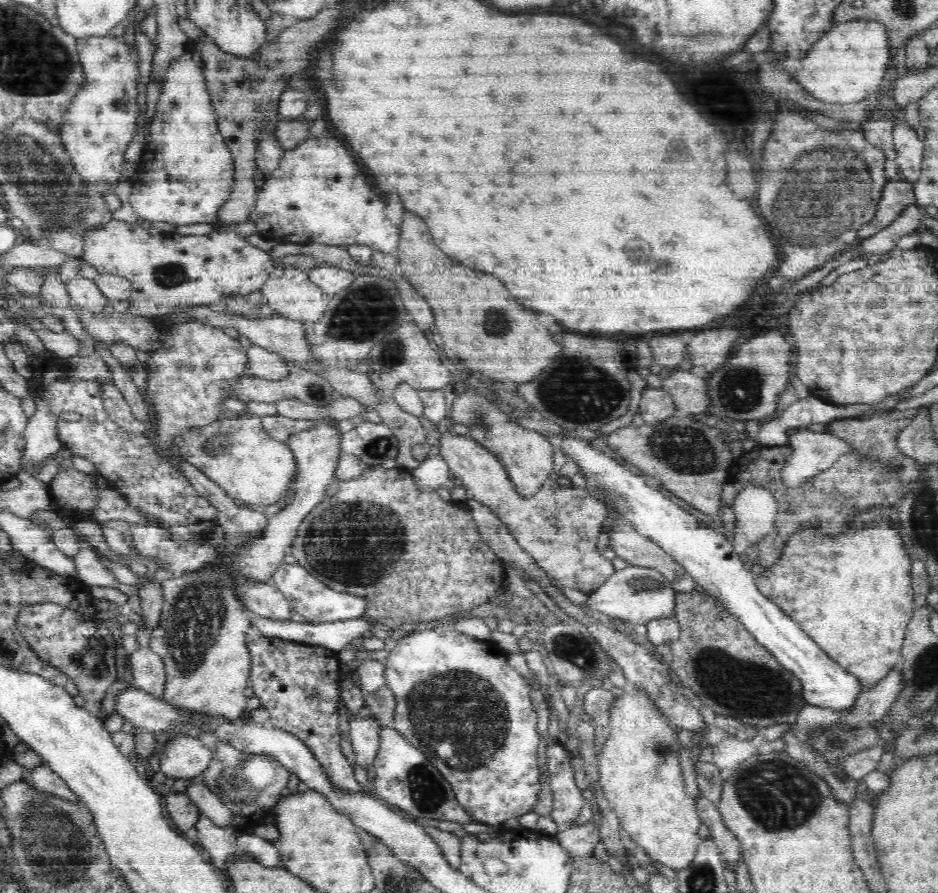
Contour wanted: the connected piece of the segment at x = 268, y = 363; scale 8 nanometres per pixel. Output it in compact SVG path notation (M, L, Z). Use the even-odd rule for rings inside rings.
M251 344L247 352L247 370L264 380L282 380L288 378L288 363L279 354L258 344Z

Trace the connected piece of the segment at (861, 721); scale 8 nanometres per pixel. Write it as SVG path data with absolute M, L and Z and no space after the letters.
M897 666L892 668L876 686L866 688L860 694L860 699L856 700L856 708L840 712L841 717L837 721L842 719L848 727L871 726L872 719L882 718L889 712L902 686L901 669Z

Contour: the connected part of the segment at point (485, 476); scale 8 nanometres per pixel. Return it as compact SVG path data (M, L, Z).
M446 424L442 426L439 449L441 450L440 456L448 464L449 471L454 474L454 477L462 480L462 485L468 490L469 496L488 506L492 513L506 524L506 529L510 535L536 561L536 564L546 573L554 587L576 589L590 596L590 594L596 593L605 584L604 582L614 574L615 568L612 563L595 549L600 532L603 532L602 520L608 516L610 510L604 506L604 502L592 498L589 489L582 490L548 479L534 496L525 498L514 487L509 472L498 461L496 455L491 454L486 447L476 441L471 441L470 438L447 432Z

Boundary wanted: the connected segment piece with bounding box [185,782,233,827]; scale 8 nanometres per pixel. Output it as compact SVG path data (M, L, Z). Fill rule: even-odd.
M204 782L191 783L185 788L185 793L199 808L199 811L219 827L229 826L233 821L233 812L231 809Z

